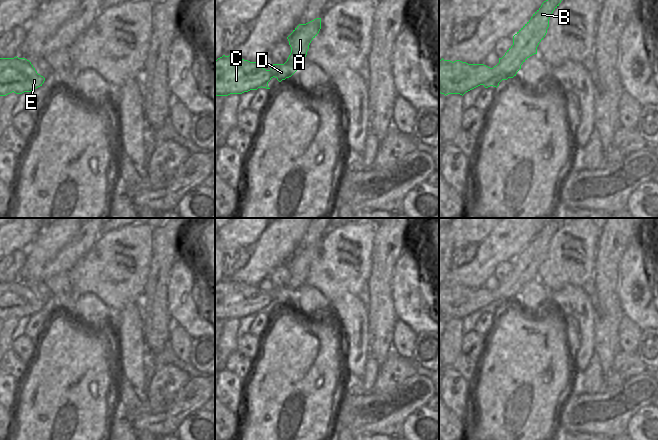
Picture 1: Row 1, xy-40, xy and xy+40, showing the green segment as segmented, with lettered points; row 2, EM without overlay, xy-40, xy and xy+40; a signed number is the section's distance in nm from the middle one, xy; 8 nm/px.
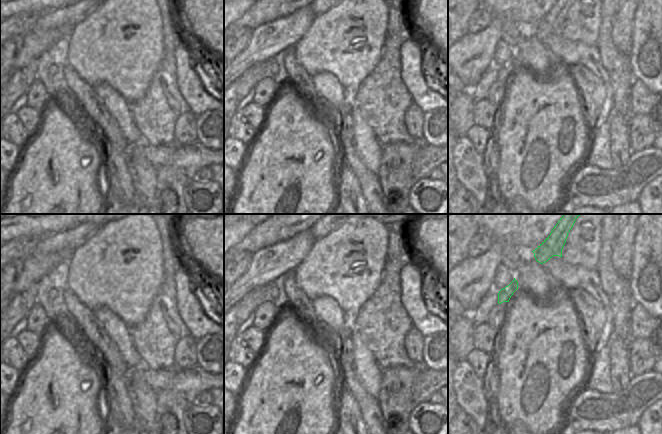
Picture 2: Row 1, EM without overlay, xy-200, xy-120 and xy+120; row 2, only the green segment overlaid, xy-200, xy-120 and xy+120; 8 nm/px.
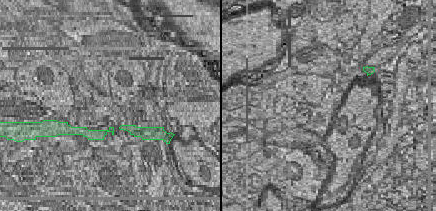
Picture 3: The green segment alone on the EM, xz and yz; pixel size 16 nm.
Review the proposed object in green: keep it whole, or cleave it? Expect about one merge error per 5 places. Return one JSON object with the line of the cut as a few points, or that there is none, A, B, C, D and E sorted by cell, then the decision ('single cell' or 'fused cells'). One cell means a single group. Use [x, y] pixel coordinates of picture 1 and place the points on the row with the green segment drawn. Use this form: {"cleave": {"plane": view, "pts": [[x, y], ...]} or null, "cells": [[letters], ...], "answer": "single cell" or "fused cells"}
{"cleave": null, "cells": [["A", "B", "C", "D", "E"]], "answer": "single cell"}

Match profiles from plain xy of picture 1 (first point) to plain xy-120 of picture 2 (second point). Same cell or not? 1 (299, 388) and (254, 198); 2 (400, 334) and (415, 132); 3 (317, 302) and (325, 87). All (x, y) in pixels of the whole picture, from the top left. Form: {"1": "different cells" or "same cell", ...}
{"1": "same cell", "2": "same cell", "3": "same cell"}

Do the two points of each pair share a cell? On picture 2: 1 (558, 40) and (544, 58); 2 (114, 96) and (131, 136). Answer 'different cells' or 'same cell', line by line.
1: different cells
2: same cell

